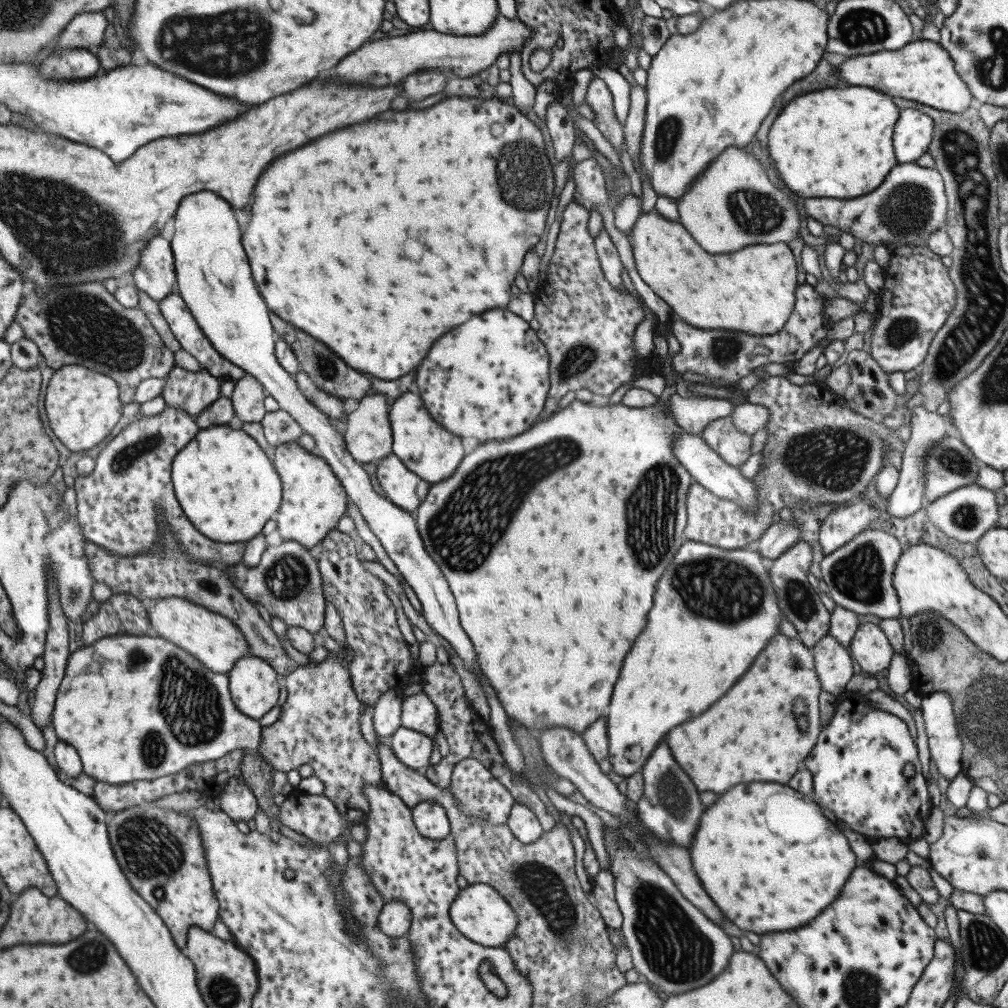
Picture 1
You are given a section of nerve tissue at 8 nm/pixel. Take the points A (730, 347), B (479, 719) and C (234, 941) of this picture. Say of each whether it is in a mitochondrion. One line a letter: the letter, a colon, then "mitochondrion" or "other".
A: mitochondrion
B: other
C: other

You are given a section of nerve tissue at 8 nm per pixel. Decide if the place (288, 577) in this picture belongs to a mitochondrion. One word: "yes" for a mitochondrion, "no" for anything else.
yes

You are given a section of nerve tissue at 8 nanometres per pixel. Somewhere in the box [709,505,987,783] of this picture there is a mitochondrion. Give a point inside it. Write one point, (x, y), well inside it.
(859, 575)

